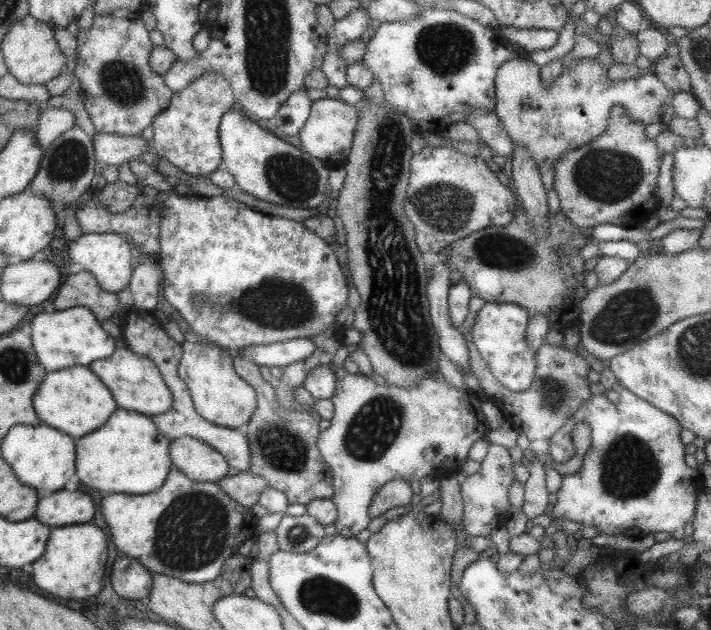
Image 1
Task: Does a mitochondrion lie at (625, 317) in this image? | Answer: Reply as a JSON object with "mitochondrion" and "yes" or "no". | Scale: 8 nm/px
{"mitochondrion":"yes"}

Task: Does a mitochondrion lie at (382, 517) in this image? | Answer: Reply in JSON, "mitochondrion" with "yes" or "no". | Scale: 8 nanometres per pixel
{"mitochondrion":"no"}

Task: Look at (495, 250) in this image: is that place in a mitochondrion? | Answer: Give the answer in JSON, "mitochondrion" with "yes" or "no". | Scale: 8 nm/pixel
{"mitochondrion":"yes"}

